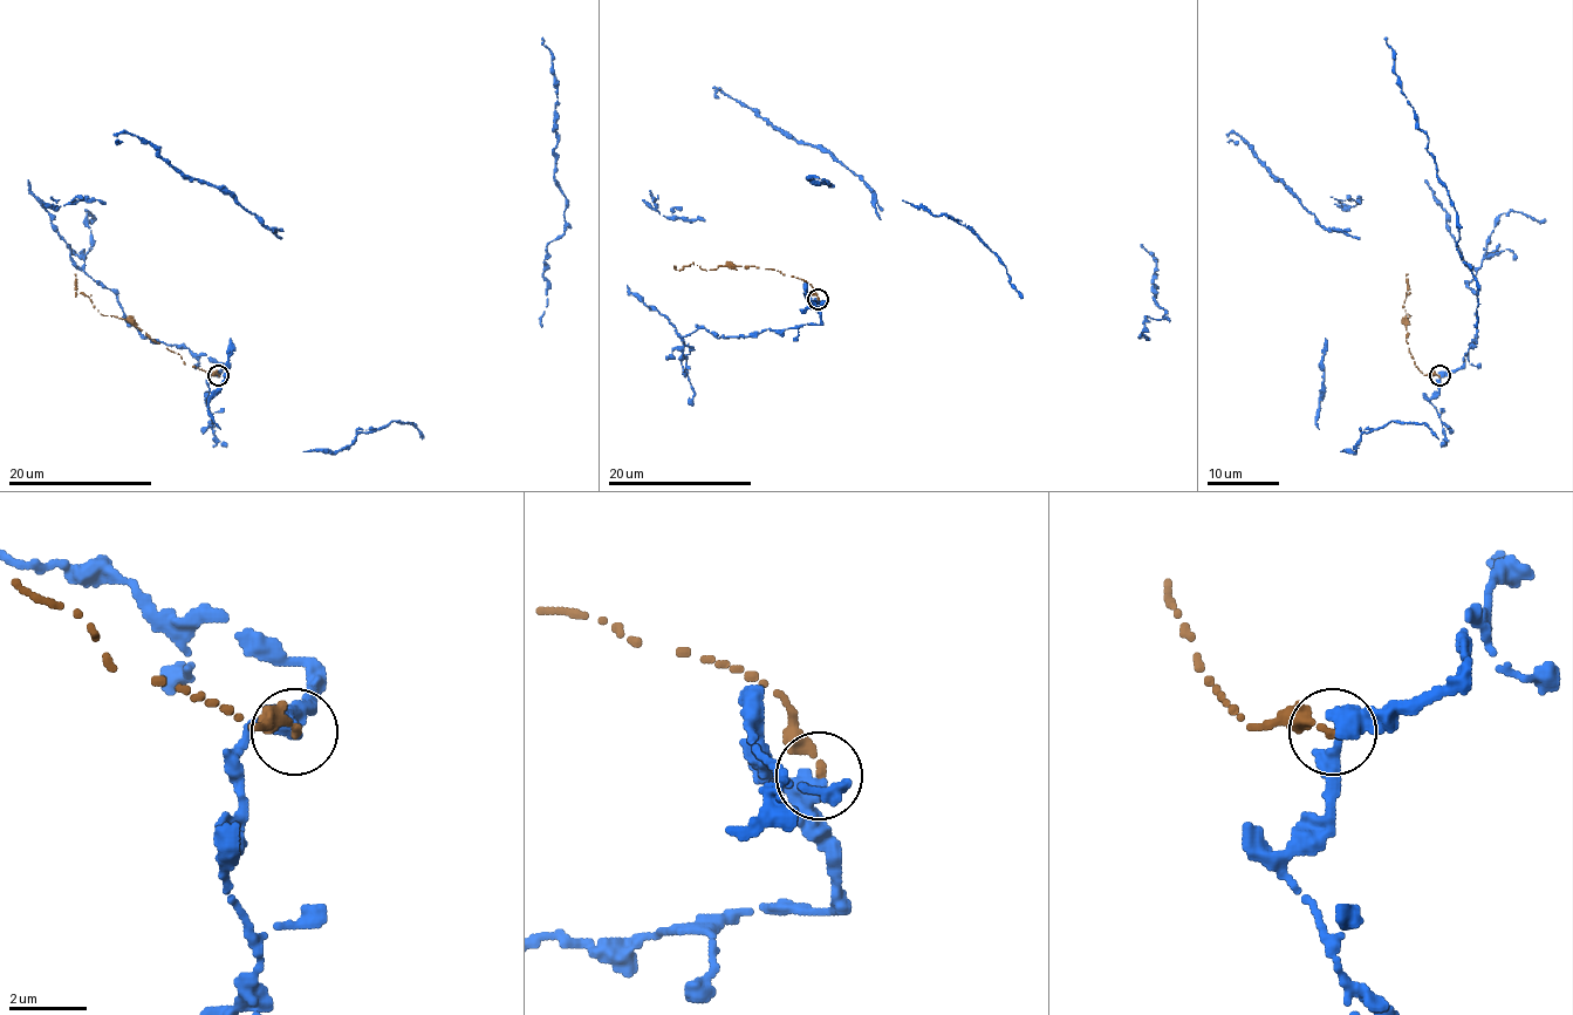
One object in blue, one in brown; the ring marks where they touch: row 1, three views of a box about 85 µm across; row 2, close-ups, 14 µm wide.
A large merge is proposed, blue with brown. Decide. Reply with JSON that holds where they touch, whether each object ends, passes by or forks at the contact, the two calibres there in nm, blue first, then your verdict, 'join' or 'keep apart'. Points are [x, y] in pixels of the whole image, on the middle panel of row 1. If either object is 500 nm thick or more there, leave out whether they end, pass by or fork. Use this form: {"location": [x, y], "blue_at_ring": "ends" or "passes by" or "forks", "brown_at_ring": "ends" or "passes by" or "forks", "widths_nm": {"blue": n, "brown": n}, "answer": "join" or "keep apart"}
{"location": [818, 299], "blue_at_ring": "passes by", "brown_at_ring": "ends", "widths_nm": {"blue": 360, "brown": 220}, "answer": "keep apart"}

